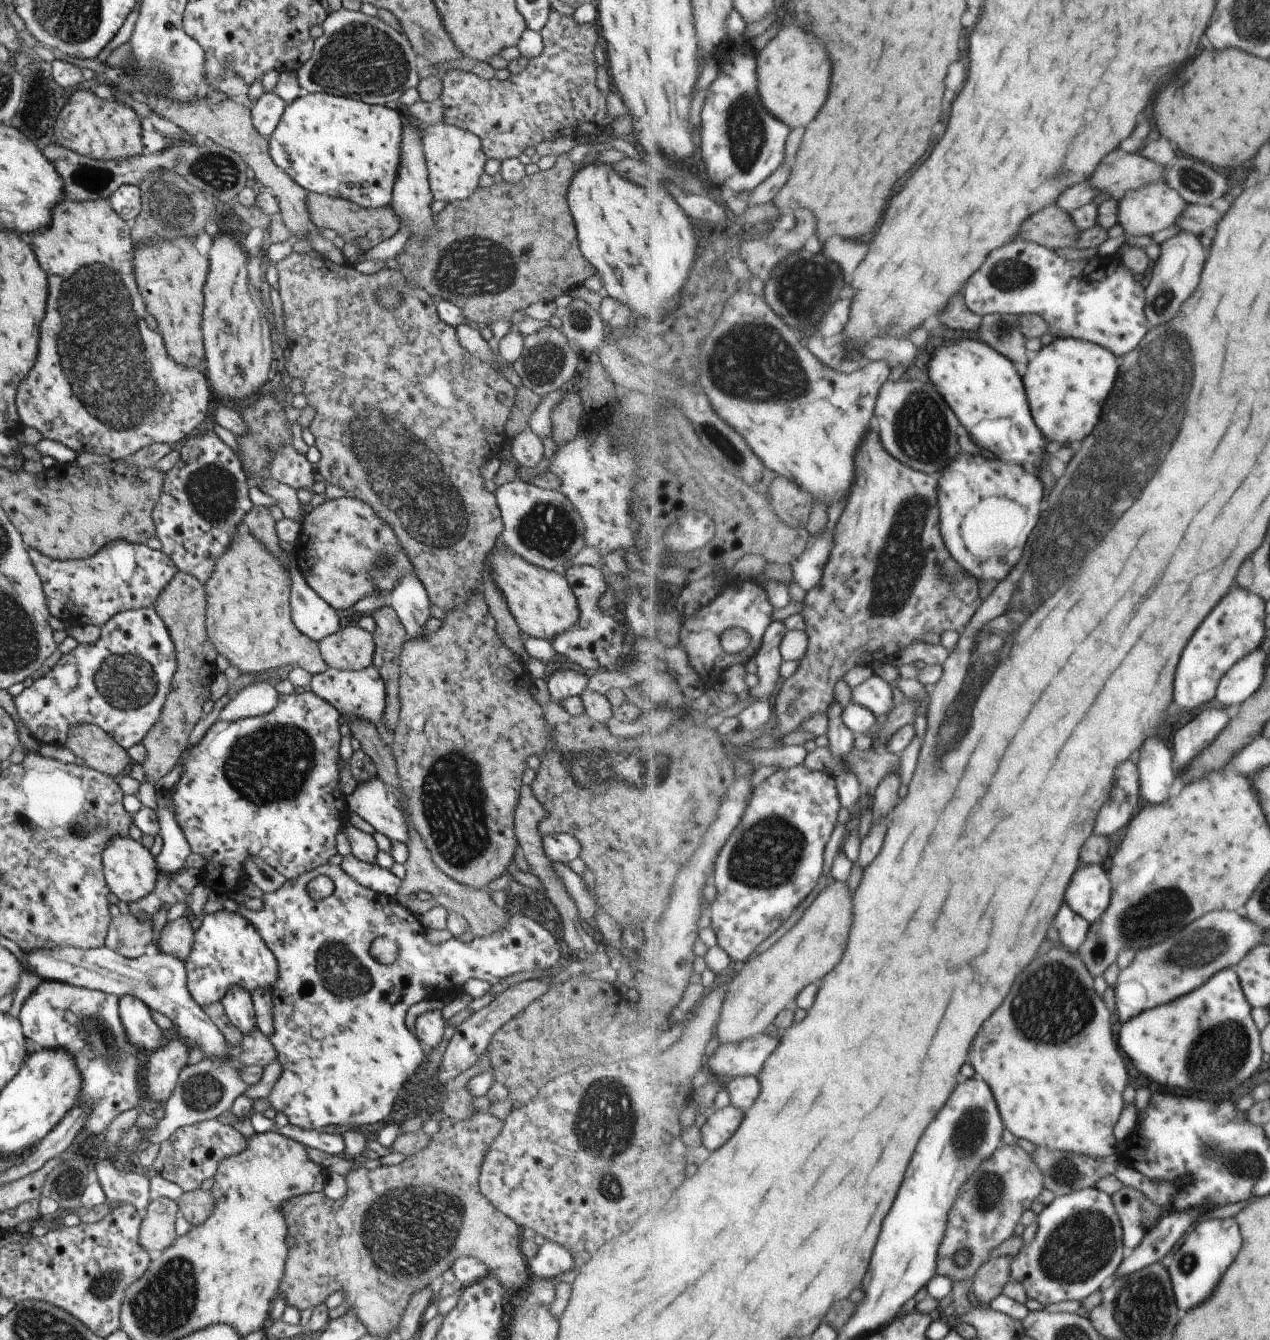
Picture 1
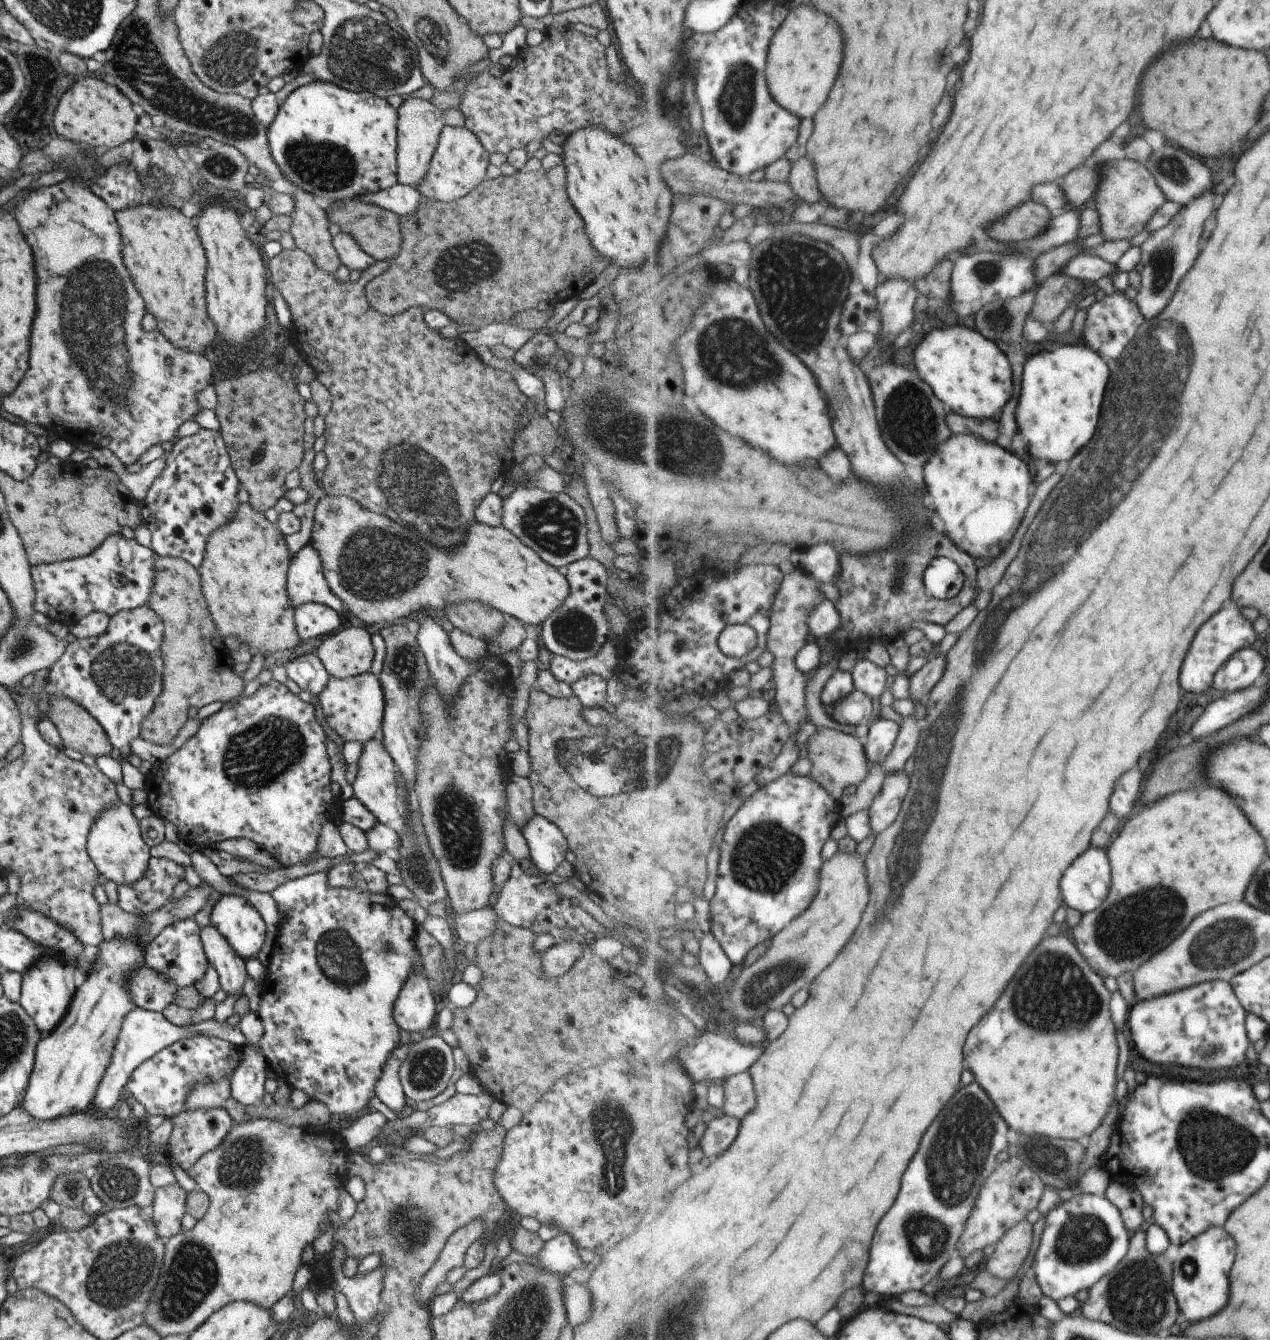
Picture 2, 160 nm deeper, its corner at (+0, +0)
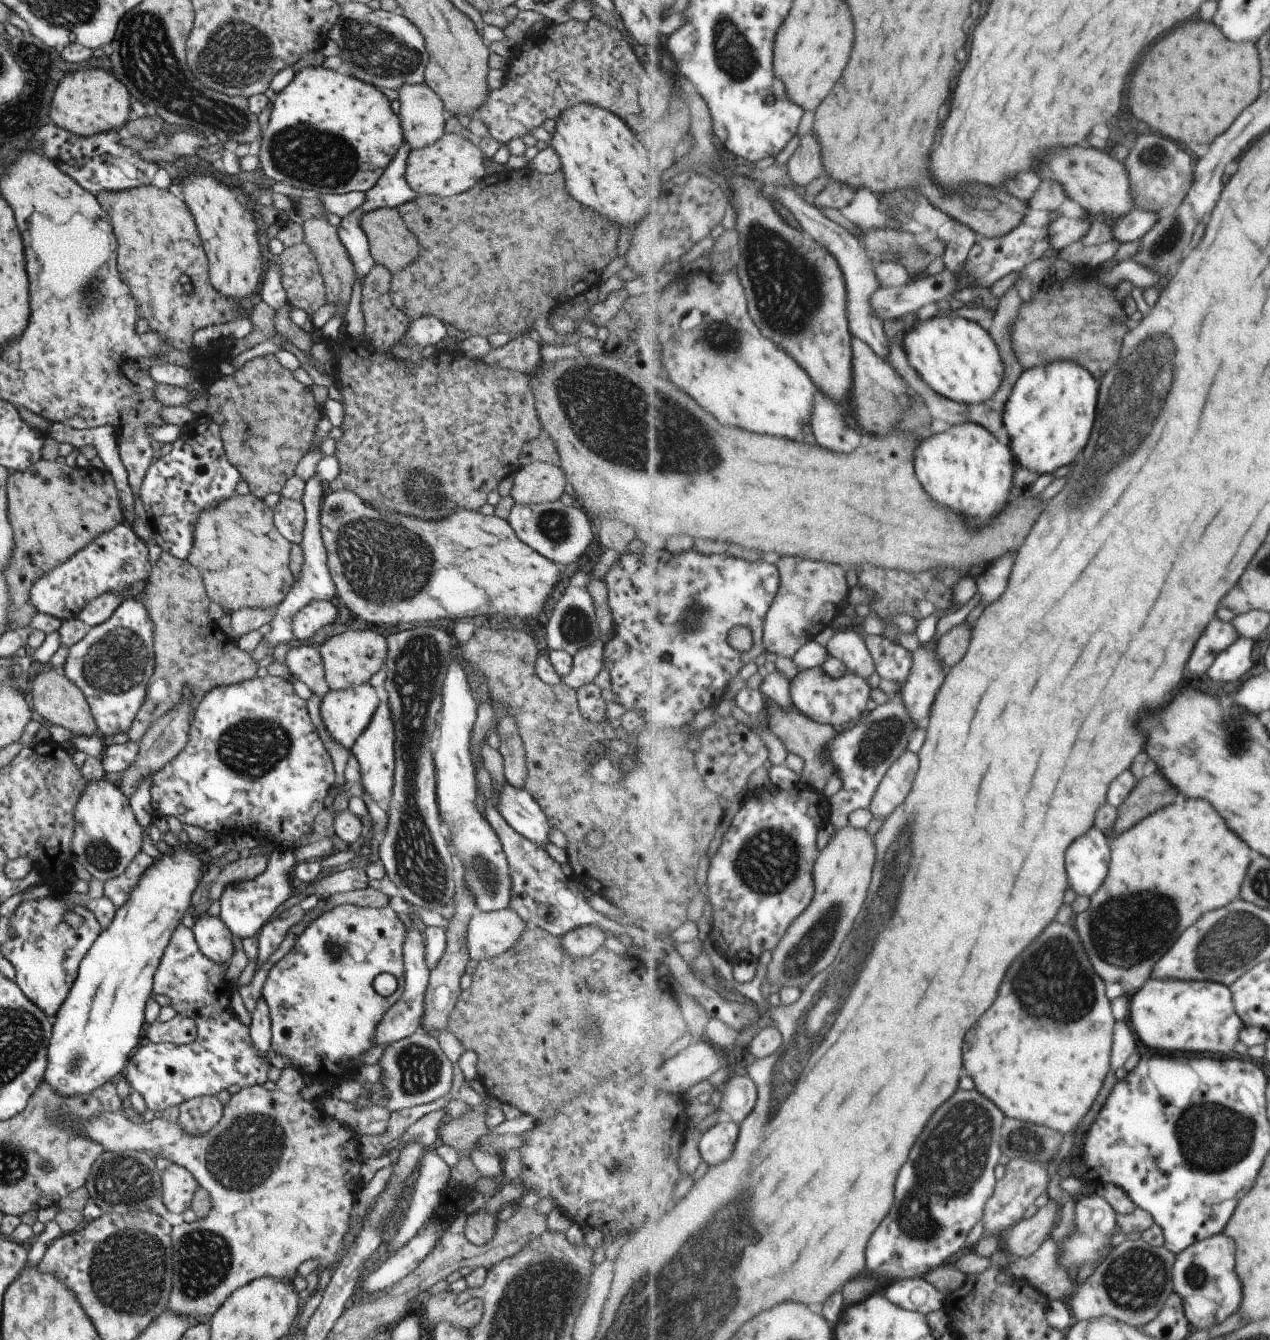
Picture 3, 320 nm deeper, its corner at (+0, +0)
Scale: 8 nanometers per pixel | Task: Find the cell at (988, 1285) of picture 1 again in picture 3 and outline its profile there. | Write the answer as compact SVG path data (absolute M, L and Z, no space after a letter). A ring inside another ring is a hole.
M1048 1199L1047 1204L1037 1209L1031 1218L1023 1218L1012 1228L1008 1234L1007 1252L1023 1258L1035 1254L1051 1238L1059 1216L1059 1204Z

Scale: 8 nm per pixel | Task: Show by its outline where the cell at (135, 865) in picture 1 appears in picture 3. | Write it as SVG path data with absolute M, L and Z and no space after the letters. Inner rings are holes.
M101 778L87 781L74 804L74 834L70 840L73 860L99 882L122 874L140 851L142 828L135 821L128 798L113 782Z

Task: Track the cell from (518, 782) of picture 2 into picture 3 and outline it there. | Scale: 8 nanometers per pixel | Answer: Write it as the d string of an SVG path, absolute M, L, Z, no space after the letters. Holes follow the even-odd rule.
M503 714L498 719L495 733L500 742L497 751L502 758L504 780L511 786L521 789L526 773L526 764L522 740L513 718Z

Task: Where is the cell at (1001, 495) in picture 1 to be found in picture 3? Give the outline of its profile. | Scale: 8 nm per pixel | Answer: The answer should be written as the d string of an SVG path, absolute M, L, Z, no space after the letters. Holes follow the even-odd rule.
M977 423L947 425L926 438L916 449L914 465L926 491L941 504L969 516L973 526L985 524L1009 502L1015 472L1011 448Z

